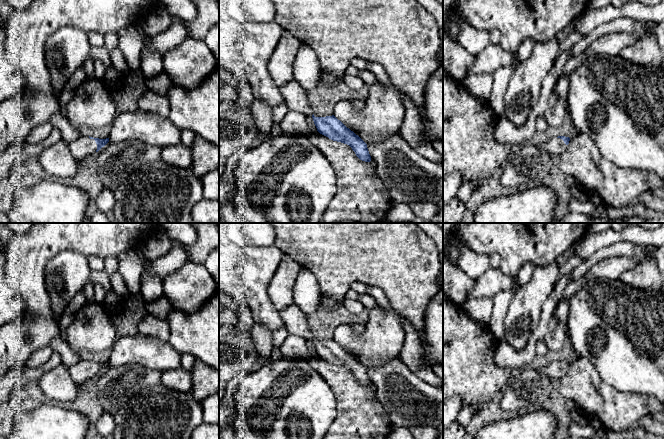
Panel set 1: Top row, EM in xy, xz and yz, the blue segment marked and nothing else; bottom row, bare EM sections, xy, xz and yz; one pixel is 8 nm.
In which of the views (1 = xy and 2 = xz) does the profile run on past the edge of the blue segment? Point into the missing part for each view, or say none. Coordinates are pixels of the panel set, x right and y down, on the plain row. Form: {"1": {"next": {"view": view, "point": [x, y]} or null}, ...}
{"1": {"next": {"view": "xy", "point": [83, 371]}}, "2": {"next": null}}

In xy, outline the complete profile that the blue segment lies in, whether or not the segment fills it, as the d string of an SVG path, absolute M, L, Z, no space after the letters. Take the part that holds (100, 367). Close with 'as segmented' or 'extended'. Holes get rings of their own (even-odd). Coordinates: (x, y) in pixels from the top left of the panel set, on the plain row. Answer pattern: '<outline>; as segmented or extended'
M80 358L79 362L68 368L73 381L79 386L94 380L109 366L109 362L99 363Z; extended

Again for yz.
M558 360L537 369L539 372L548 376L554 383L557 383L567 373L569 365L569 361Z; extended

